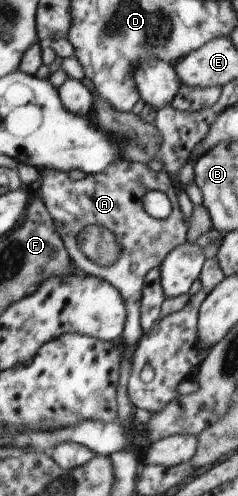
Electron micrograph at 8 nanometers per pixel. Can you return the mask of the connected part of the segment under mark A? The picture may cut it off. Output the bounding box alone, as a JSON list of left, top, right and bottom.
[39,160,187,430]

